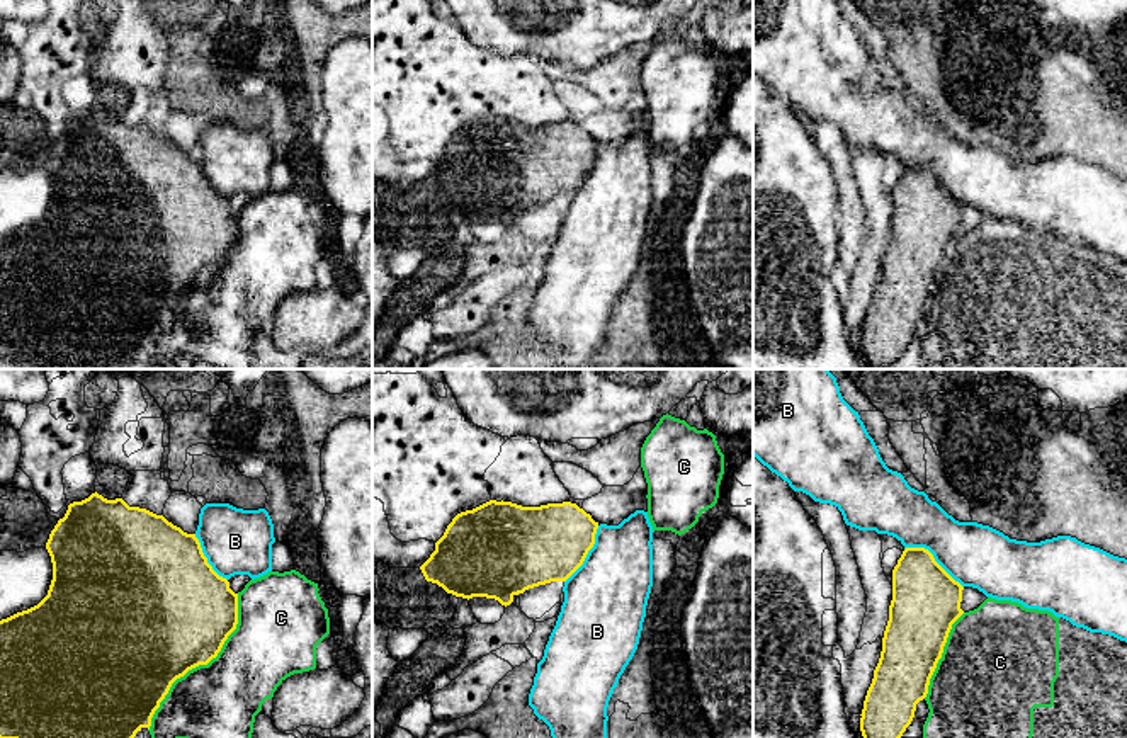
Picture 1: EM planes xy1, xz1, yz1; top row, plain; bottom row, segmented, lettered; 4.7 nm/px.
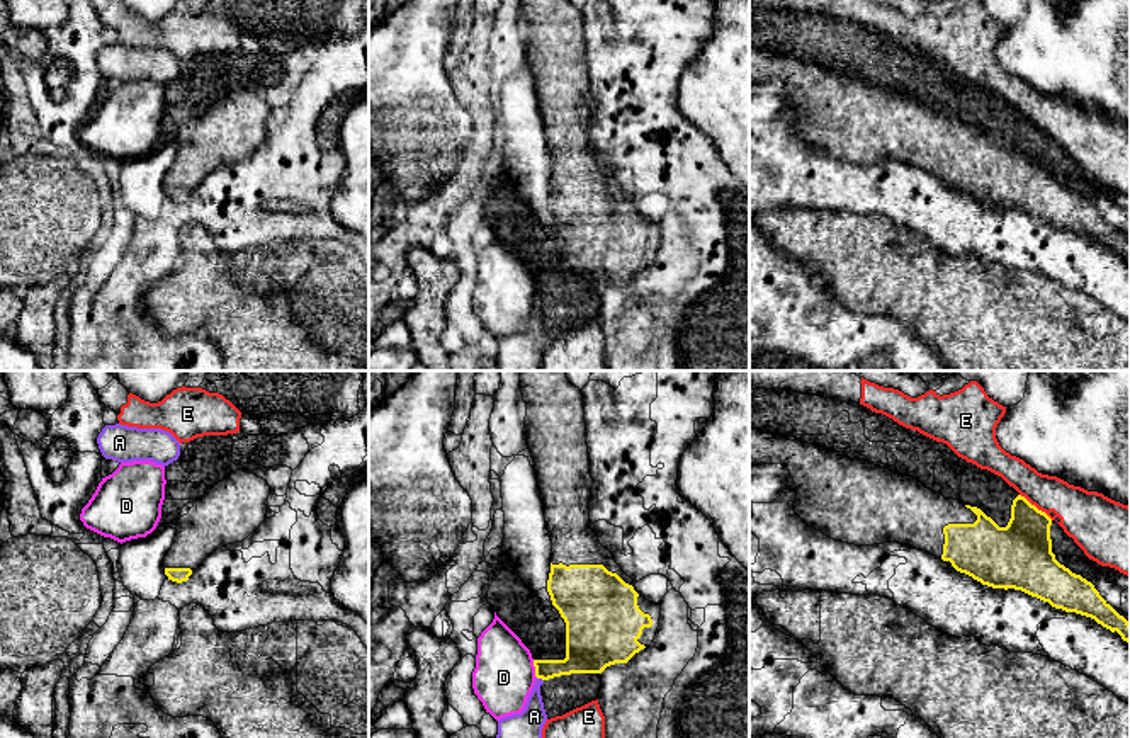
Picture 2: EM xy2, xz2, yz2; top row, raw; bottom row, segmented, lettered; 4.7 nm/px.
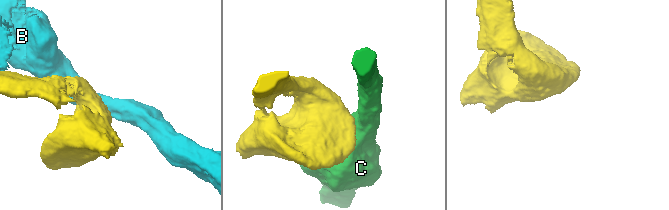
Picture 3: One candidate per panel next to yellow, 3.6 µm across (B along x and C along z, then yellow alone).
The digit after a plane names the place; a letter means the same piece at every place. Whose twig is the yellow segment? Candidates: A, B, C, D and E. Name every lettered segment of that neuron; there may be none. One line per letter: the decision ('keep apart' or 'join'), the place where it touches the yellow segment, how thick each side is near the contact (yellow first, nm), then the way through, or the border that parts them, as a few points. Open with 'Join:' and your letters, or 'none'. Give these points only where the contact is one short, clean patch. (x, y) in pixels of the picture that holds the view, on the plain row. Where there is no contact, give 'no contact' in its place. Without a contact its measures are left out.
Join: none
A: keep apart; contact xz2 (541, 296); calibres 200 and 140 nm; border xz2 (537, 296), (542, 300)
B: keep apart; contact yz1 (934, 177); calibres 320 and 300 nm; border yz1 (905, 167), (925, 167), (962, 206)
C: keep apart; contact xy1 (201, 283); calibres 500 and 400 nm
D: keep apart; contact xz2 (536, 288); calibres 190 and 280 nm
E: keep apart; contact yz2 (1035, 126); calibres 300 and 240 nm; border yz2 (1020, 113), (1052, 138)

